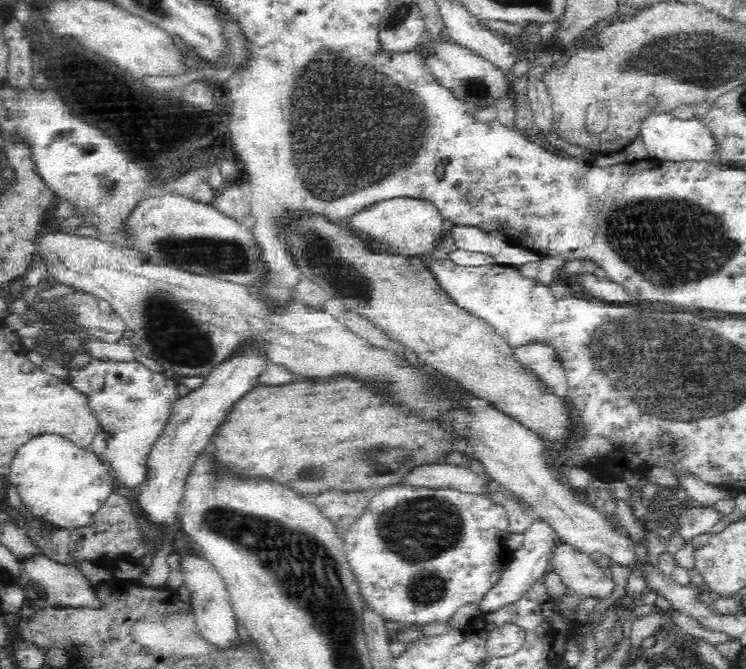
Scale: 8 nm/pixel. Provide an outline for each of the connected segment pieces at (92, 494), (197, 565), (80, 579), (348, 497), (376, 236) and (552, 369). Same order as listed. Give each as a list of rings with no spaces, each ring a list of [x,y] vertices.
[[[60,434],[30,438],[16,452],[6,480],[18,488],[22,505],[32,514],[66,528],[86,525],[98,506],[112,493],[112,482],[117,482],[99,455],[89,448],[78,448]]]
[[[183,554],[180,564],[180,569],[182,569],[182,575],[184,575],[185,579],[184,585],[192,595],[190,604],[193,609],[195,624],[199,628],[199,635],[207,643],[210,642],[210,644],[220,646],[220,648],[228,648],[228,646],[240,644],[236,614],[234,613],[228,590],[220,574],[208,561],[201,557]]]
[[[42,556],[28,561],[23,571],[28,579],[42,585],[48,597],[48,609],[71,607],[104,610],[104,601],[98,599],[95,588],[79,570]]]
[[[330,489],[311,497],[317,507],[341,531],[354,522],[366,506],[366,498],[359,490]]]
[[[404,196],[374,202],[362,212],[353,214],[347,223],[360,236],[374,240],[384,252],[430,256],[446,233],[444,219],[441,210],[429,199]]]
[[[534,344],[513,349],[513,353],[518,364],[542,384],[546,393],[564,400],[568,390],[567,379],[554,349],[545,344]]]

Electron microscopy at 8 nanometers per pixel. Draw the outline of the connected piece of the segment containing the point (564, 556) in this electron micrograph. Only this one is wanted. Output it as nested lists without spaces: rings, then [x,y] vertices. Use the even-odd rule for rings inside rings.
[[[558,543],[551,569],[578,598],[606,600],[616,588],[606,569],[600,568],[587,554],[580,554],[566,544]]]

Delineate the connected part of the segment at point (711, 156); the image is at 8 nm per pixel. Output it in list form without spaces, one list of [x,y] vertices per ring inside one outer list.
[[[647,111],[646,115],[639,115],[639,132],[645,148],[648,150],[649,160],[657,161],[716,161],[714,139],[707,133],[707,129],[694,118],[678,120],[670,113],[657,114],[656,111]]]

